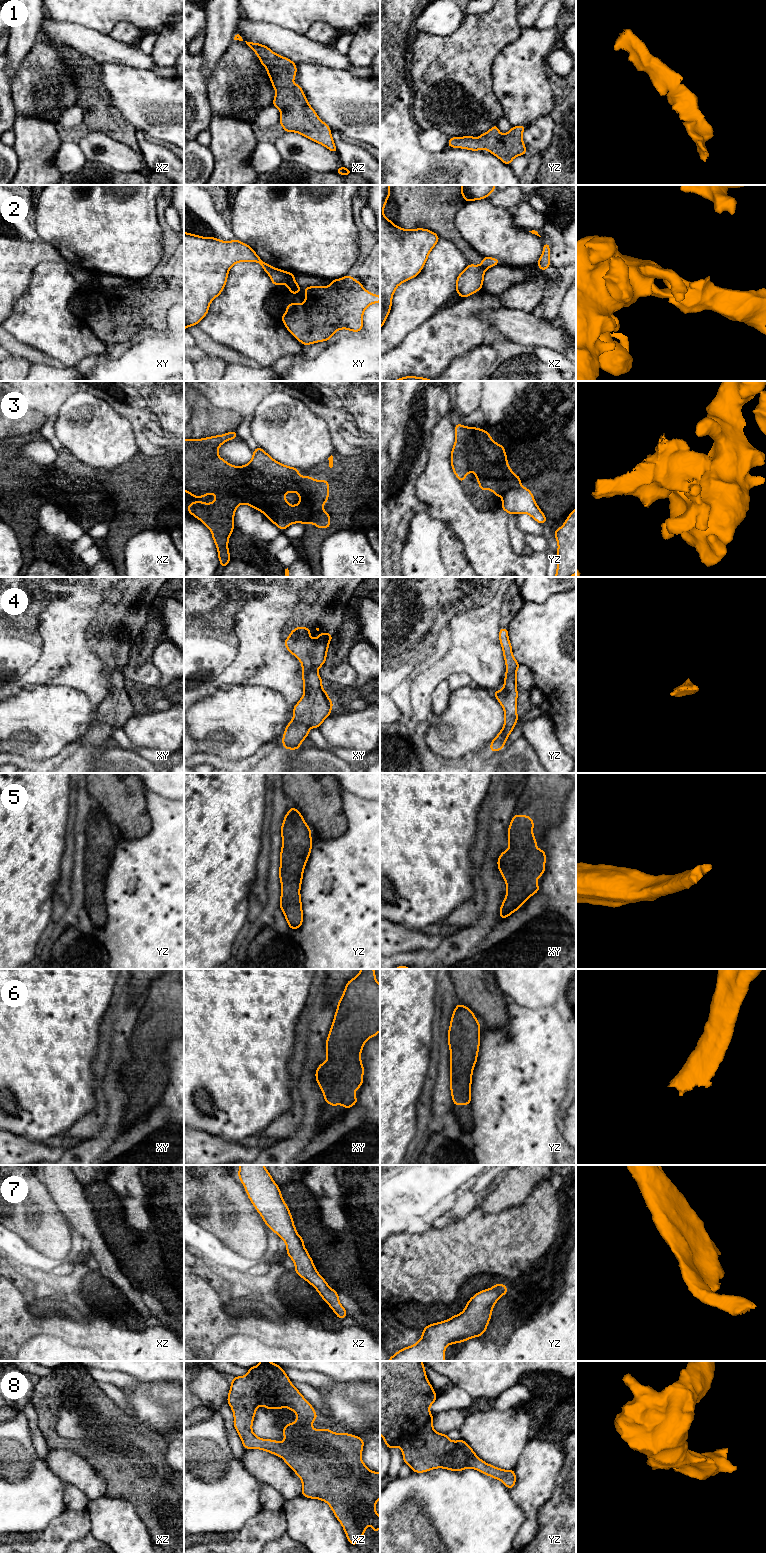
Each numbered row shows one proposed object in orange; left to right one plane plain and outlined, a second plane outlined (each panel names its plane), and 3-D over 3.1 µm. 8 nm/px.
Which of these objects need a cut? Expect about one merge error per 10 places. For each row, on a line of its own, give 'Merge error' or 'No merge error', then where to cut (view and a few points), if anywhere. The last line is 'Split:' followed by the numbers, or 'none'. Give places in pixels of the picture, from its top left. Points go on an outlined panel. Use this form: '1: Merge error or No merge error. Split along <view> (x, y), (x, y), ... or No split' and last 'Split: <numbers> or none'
1: No merge error. No split
2: Merge error. Split along xy (288, 272), (285, 283)
3: Merge error. Split along yz (521, 485), (508, 489), (502, 497)
4: No merge error. No split
5: No merge error. No split
6: No merge error. No split
7: No merge error. No split
8: No merge error. No split
Split: 2, 3

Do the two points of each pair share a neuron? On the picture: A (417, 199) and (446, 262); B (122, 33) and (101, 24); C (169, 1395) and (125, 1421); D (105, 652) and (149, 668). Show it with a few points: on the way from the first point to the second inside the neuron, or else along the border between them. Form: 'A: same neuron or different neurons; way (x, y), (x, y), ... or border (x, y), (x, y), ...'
A: different neurons; border (440, 237), (448, 239), (460, 250)
B: different neurons; border (135, 25), (118, 22), (108, 33)
C: same neuron; way (158, 1406), (153, 1407), (145, 1415), (136, 1418)
D: different neurons; border (129, 662), (121, 670), (126, 680)

